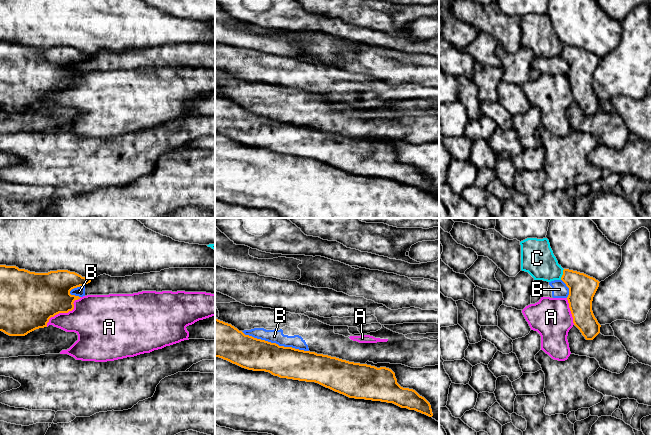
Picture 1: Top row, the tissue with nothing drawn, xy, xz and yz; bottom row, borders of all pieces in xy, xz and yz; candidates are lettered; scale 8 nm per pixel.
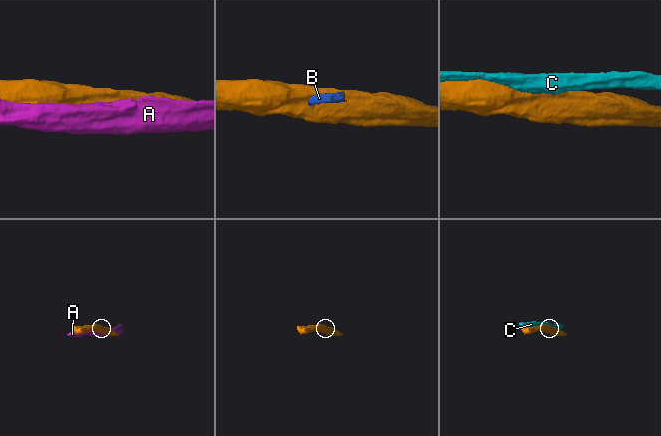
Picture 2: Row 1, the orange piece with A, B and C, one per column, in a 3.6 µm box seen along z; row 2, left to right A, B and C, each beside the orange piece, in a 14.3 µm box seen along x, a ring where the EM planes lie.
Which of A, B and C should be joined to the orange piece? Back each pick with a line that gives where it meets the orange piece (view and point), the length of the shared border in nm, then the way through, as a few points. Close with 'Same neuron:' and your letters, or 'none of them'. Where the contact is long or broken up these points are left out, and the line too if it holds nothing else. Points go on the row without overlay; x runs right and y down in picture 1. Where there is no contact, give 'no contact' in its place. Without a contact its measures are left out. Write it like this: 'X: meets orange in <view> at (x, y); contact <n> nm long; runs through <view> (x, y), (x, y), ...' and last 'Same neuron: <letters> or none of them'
Same neuron: none of them

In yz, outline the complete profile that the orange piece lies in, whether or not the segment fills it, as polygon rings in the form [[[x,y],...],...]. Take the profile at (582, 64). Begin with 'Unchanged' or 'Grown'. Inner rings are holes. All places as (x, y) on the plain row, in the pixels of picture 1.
Unchanged. [[[564,45],[561,56],[569,64],[567,73],[574,101],[586,116],[593,116],[601,101],[592,87],[593,73],[599,63],[599,57],[584,49]]]

